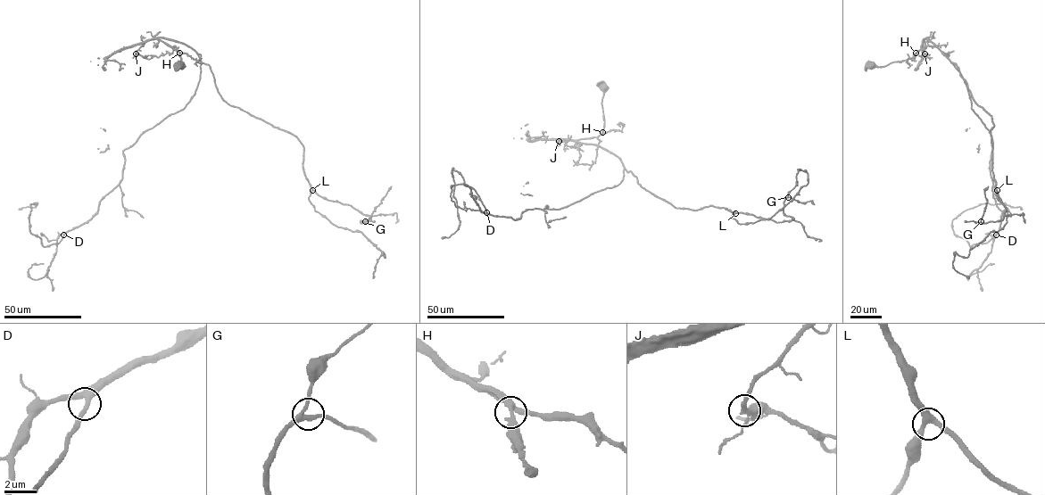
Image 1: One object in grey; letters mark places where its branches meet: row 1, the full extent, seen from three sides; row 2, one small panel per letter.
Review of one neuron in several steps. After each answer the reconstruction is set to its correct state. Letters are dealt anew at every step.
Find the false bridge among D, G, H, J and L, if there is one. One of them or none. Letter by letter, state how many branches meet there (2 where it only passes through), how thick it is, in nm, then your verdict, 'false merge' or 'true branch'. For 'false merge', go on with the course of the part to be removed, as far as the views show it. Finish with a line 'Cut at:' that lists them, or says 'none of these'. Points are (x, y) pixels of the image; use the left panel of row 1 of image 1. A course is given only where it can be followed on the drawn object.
D: 3 branches meet; 280 nm thick; true branch
G: 3 branches meet; 280 nm thick; true branch
H: 3 branches meet; 280 nm thick; true branch
J: 3 branches meet; 260 nm thick; true branch
L: 3 branches meet; 340 nm thick; true branch
Cut at: none of these

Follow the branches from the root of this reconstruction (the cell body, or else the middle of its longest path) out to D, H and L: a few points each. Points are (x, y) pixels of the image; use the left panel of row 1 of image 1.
D: (182, 65), (178, 51), (153, 38), (196, 53), (195, 94), (123, 151), (121, 181), (89, 219), (63, 235)
H: (182, 65), (179, 66), (181, 61), (179, 53)
L: (182, 65), (178, 51), (153, 38), (192, 48), (224, 100), (294, 135), (312, 190)

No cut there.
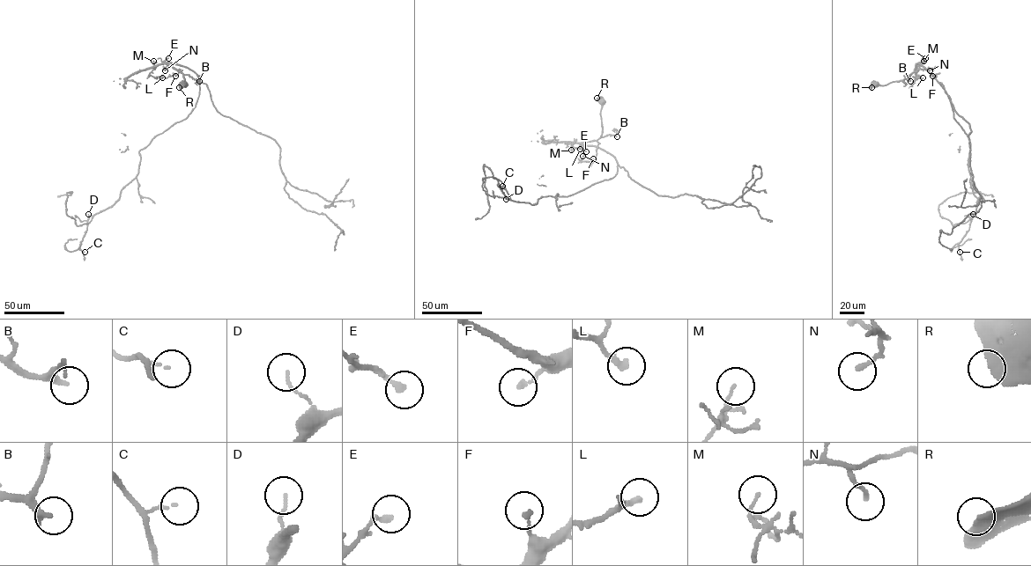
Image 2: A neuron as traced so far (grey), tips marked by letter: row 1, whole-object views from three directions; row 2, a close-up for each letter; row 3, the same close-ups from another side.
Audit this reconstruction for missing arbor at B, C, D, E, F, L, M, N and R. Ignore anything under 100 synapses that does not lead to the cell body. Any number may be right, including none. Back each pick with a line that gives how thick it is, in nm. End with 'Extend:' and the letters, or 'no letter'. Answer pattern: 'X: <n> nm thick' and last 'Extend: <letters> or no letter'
B: 240 nm thick
Extend: B

